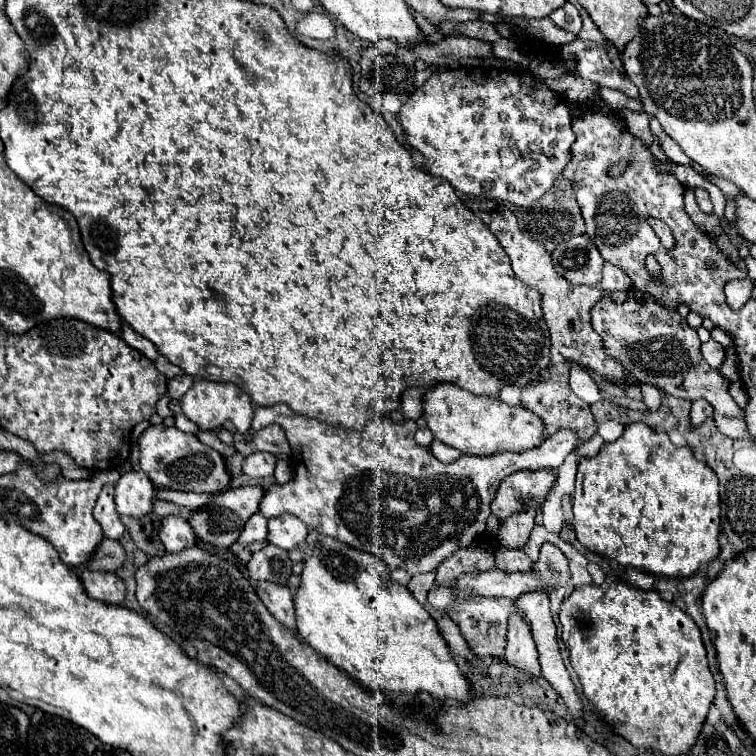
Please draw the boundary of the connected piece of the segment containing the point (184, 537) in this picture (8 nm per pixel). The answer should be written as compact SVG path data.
M179 516L163 518L157 536L163 542L167 552L179 552L183 548L191 548L195 546L195 540L197 540L191 526Z

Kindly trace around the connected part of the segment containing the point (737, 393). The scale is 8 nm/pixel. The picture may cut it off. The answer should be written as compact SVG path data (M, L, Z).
M741 380L734 382L730 385L729 393L733 400L743 408L743 406L747 406L748 404L748 396L747 396L747 390L745 388L745 385Z

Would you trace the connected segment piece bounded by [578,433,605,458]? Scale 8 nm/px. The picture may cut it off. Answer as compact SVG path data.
M595 434L588 442L584 442L578 447L578 456L581 457L593 457L599 453L601 446L604 444L604 440L599 434Z

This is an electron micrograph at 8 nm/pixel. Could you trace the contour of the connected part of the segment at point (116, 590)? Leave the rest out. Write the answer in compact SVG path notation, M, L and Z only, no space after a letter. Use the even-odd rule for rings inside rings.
M83 570L81 582L85 586L87 596L107 602L107 604L123 604L125 600L125 582L115 572L93 572Z

